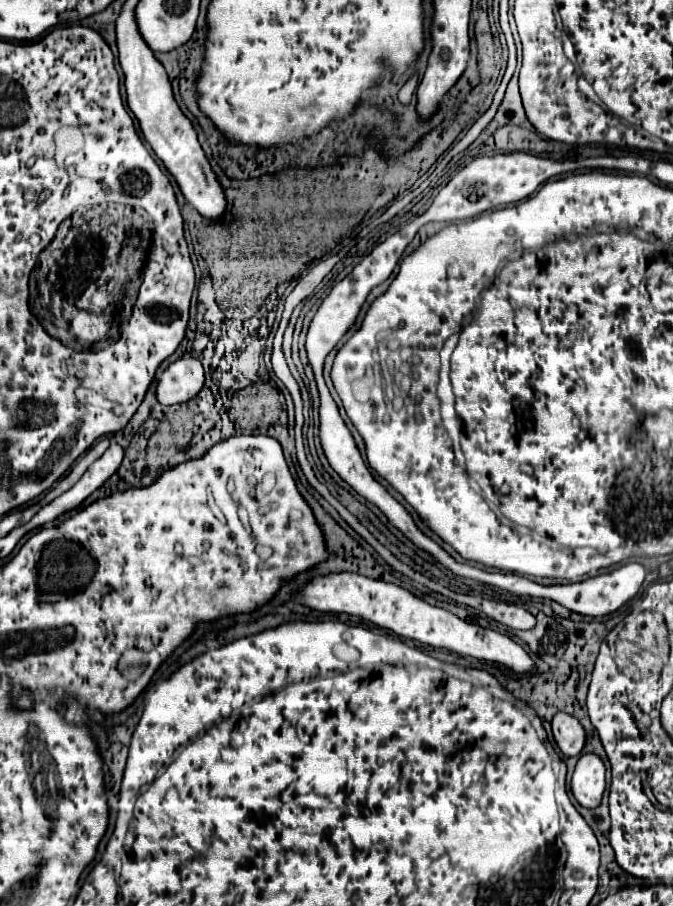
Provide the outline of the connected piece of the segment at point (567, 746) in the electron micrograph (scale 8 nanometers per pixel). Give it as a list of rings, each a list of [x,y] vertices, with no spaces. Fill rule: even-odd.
[[[557,712],[553,718],[553,738],[565,756],[577,756],[585,744],[585,730],[579,720],[567,712]]]

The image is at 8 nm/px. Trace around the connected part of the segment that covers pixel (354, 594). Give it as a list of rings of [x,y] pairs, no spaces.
[[[331,574],[323,578],[315,578],[305,590],[303,590],[303,604],[321,610],[321,612],[345,612],[359,616],[363,620],[369,620],[374,625],[391,630],[400,638],[417,640],[423,644],[429,644],[433,648],[446,649],[461,656],[479,658],[491,664],[505,664],[517,674],[531,672],[533,660],[531,656],[509,636],[499,634],[491,628],[483,628],[479,624],[467,622],[443,608],[431,606],[425,600],[417,598],[409,590],[383,582],[383,580],[371,580],[359,574]]]

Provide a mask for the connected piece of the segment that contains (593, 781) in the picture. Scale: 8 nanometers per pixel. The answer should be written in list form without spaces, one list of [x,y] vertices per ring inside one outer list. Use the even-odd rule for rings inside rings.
[[[583,754],[575,766],[571,792],[585,808],[597,808],[605,790],[605,766],[597,754]]]

